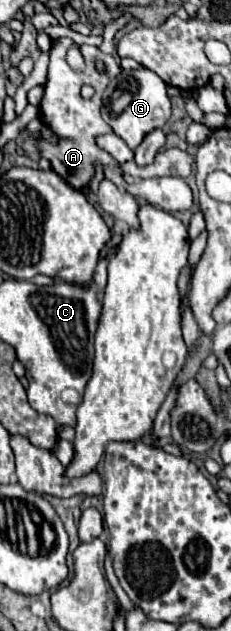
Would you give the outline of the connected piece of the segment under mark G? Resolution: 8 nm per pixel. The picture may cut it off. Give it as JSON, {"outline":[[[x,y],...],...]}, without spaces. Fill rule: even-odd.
{"outline":[[[139,67],[121,71],[105,91],[105,105],[101,109],[103,119],[111,125],[111,129],[131,147],[135,149],[143,137],[155,127],[163,127],[171,117],[171,101],[167,95],[167,83],[153,71]]]}

